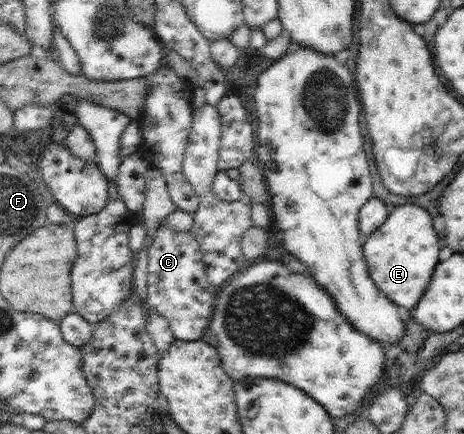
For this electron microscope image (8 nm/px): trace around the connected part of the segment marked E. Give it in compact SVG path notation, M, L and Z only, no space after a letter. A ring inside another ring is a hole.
M407 203L391 209L382 223L364 240L363 254L375 286L397 306L414 309L423 297L441 251L433 229L433 217L419 205Z

